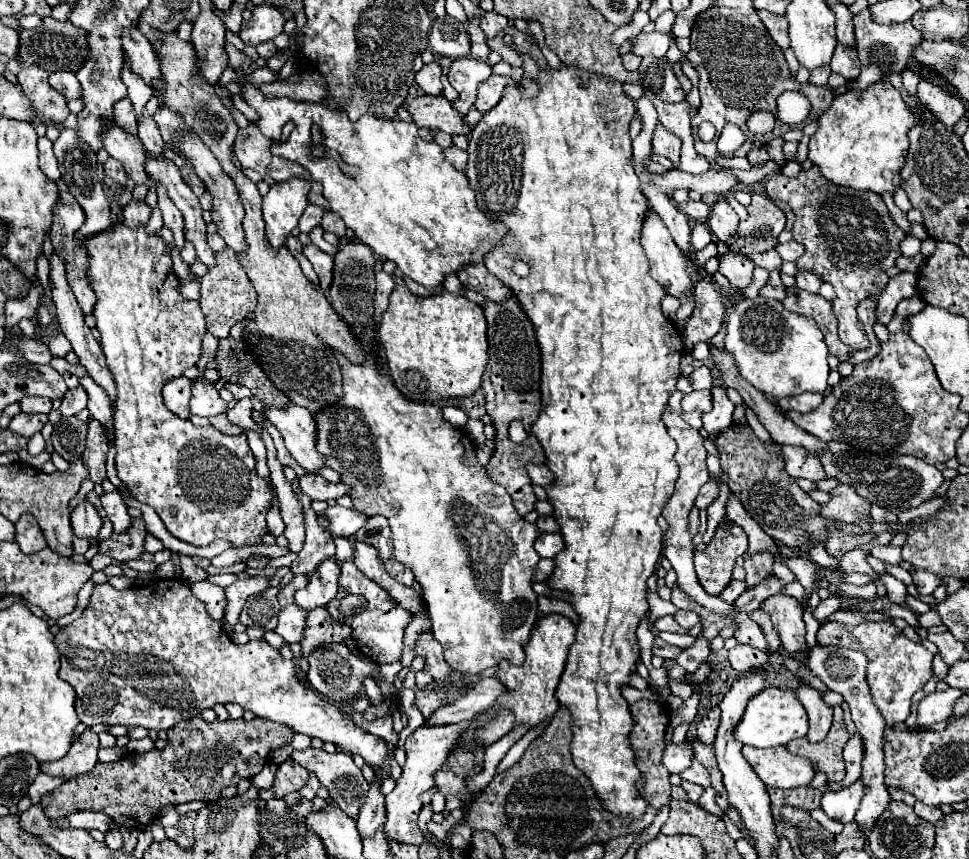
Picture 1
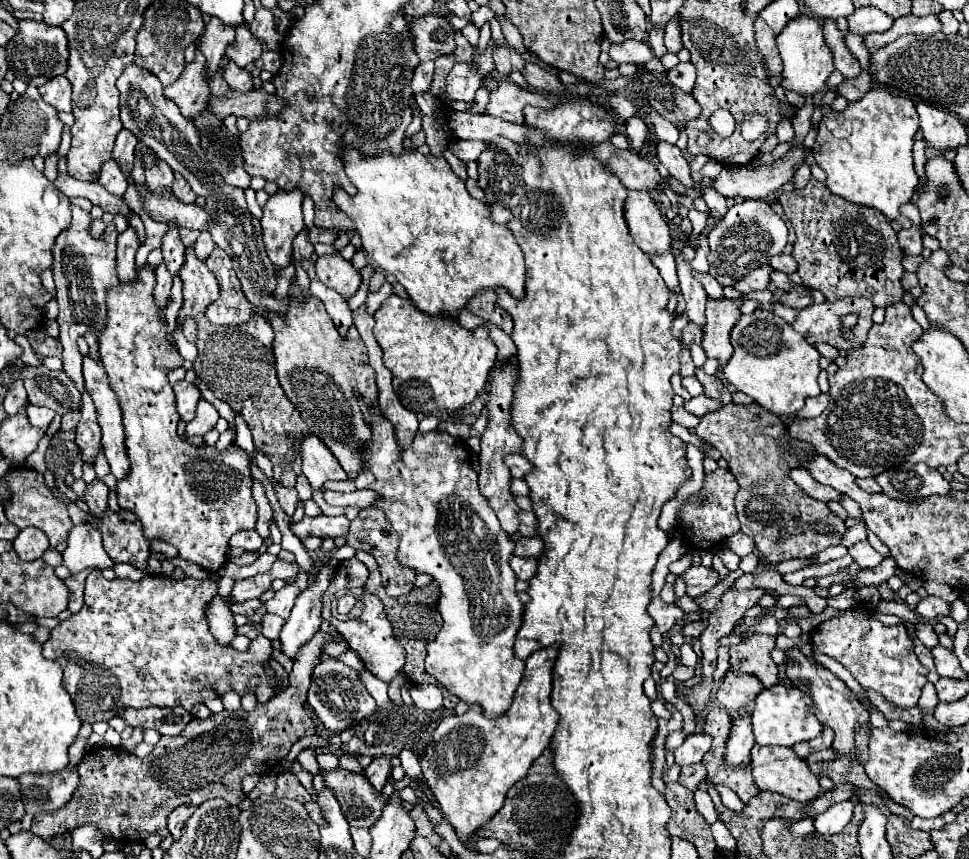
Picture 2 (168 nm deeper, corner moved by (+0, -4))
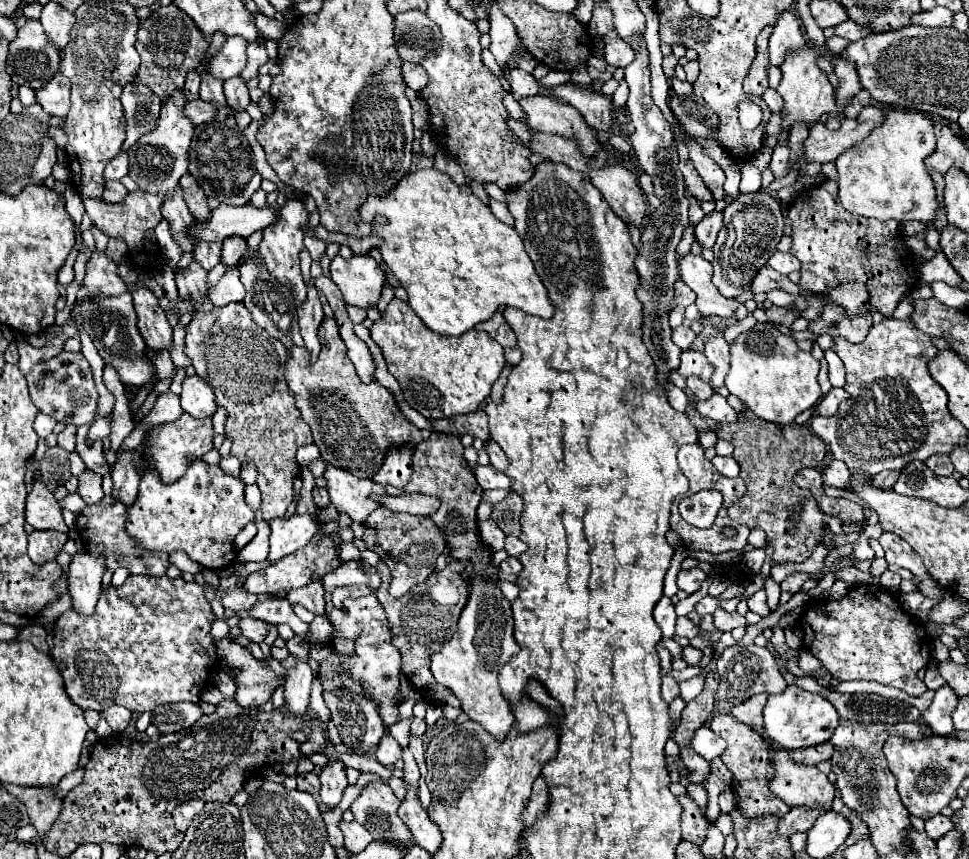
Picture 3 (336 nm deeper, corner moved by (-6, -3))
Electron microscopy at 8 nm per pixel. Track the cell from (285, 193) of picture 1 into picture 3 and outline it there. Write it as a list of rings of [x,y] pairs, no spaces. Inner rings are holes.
[[[289,199],[279,211],[279,219],[277,223],[269,225],[267,229],[263,229],[263,239],[259,243],[259,249],[257,249],[257,257],[259,261],[263,263],[263,267],[285,287],[289,287],[293,291],[293,299],[295,299],[295,305],[301,305],[305,303],[307,299],[307,285],[303,281],[303,275],[301,275],[301,269],[299,269],[299,253],[305,249],[303,245],[303,227],[307,225],[307,211],[303,207],[301,201],[295,201],[295,199]]]

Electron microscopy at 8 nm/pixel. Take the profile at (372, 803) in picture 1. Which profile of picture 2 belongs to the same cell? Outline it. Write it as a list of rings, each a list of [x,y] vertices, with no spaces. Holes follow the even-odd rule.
[[[385,756],[383,758],[373,758],[373,762],[365,768],[363,774],[367,776],[371,786],[379,794],[383,790],[383,786],[387,784],[387,780],[391,778],[391,758],[385,758]]]

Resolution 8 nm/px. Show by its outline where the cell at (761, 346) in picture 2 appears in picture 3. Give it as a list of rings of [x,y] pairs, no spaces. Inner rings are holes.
[[[757,323],[753,329],[741,333],[731,347],[731,367],[725,377],[725,385],[731,395],[739,397],[747,409],[751,409],[759,419],[779,425],[789,425],[793,419],[809,407],[815,407],[821,397],[821,387],[817,383],[819,361],[811,353],[801,351],[793,337],[783,335],[775,325]]]

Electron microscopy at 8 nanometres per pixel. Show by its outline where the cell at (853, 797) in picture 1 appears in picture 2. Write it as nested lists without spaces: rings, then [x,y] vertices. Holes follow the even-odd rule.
[[[851,800],[833,804],[831,808],[827,808],[825,812],[815,816],[815,830],[819,834],[837,834],[851,822],[851,816],[853,816]]]

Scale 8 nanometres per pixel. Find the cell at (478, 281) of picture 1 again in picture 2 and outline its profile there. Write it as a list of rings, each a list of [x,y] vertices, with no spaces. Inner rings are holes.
[[[491,288],[477,292],[477,294],[467,302],[465,308],[469,308],[475,316],[497,324],[497,326],[499,326],[501,330],[505,330],[507,334],[513,332],[513,318],[497,304],[497,296],[495,296],[495,292],[493,292]]]

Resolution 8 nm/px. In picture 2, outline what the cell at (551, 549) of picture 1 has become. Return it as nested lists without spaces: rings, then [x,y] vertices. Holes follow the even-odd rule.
[[[539,536],[521,538],[515,544],[515,556],[523,556],[523,558],[539,558],[543,550],[545,550],[545,542]]]

